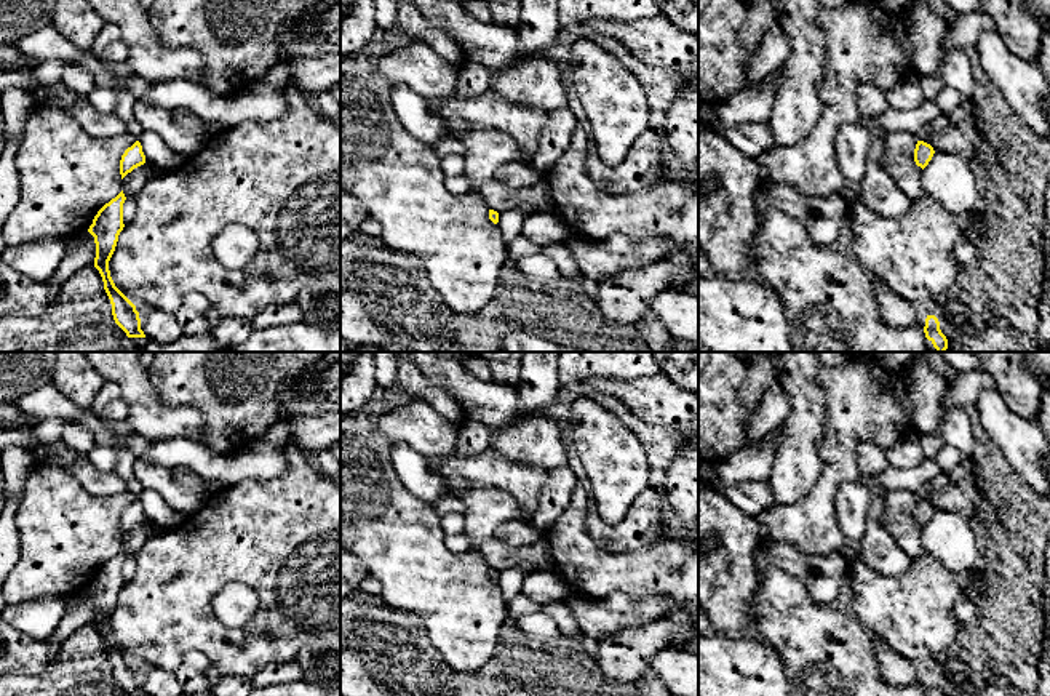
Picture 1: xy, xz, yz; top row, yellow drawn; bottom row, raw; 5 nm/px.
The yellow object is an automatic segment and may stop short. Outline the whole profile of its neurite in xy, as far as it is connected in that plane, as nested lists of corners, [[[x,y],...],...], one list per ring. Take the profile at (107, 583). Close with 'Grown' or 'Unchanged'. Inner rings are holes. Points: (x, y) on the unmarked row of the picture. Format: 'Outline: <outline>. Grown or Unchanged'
Outline: [[[123,549],[105,562],[93,578],[88,590],[94,595],[96,616],[94,626],[99,629],[104,648],[112,662],[115,682],[126,691],[128,696],[145,696],[141,688],[141,677],[136,664],[115,645],[109,619],[115,610],[118,594],[123,589],[123,562],[126,555]]]. Unchanged

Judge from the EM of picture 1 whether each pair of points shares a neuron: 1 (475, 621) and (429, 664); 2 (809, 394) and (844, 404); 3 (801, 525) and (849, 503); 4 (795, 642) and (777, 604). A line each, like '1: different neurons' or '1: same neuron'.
1: different neurons
2: different neurons
3: different neurons
4: same neuron

